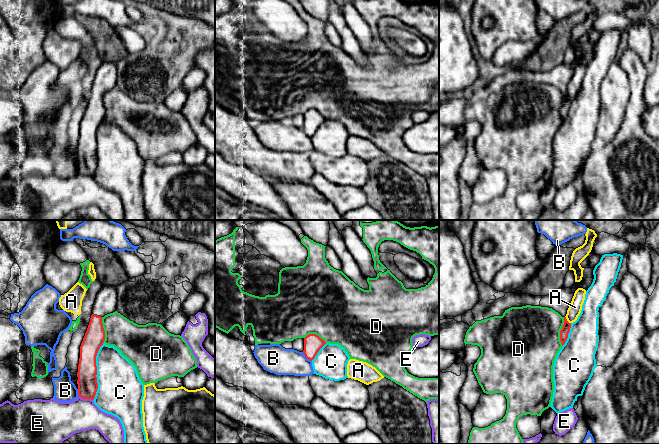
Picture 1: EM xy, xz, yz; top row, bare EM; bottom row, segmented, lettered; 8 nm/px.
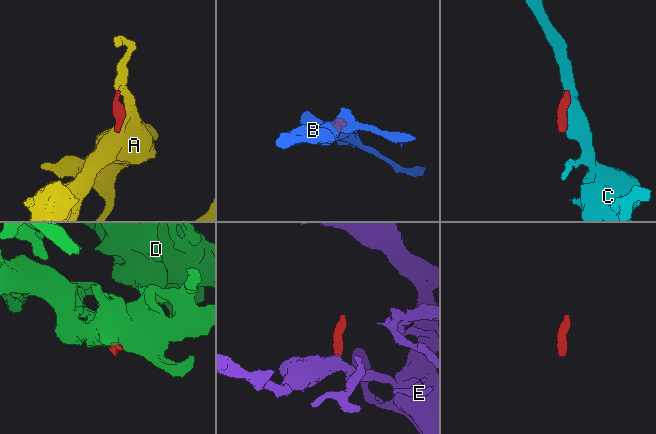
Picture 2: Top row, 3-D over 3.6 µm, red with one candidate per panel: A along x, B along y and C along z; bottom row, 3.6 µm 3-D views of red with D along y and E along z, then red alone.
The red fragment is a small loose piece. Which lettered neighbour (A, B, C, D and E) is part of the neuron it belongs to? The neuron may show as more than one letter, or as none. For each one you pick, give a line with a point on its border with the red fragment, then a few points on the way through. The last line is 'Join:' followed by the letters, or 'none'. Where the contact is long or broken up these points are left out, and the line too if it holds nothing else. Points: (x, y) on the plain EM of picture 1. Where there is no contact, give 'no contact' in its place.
Join: none

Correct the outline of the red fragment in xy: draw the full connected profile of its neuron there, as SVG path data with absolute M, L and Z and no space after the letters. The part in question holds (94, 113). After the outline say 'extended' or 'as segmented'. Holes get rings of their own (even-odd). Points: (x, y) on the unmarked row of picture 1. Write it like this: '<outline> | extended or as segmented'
M92 90L80 122L77 148L78 171L83 175L94 176L97 165L96 132L105 116L102 93Z | as segmented

